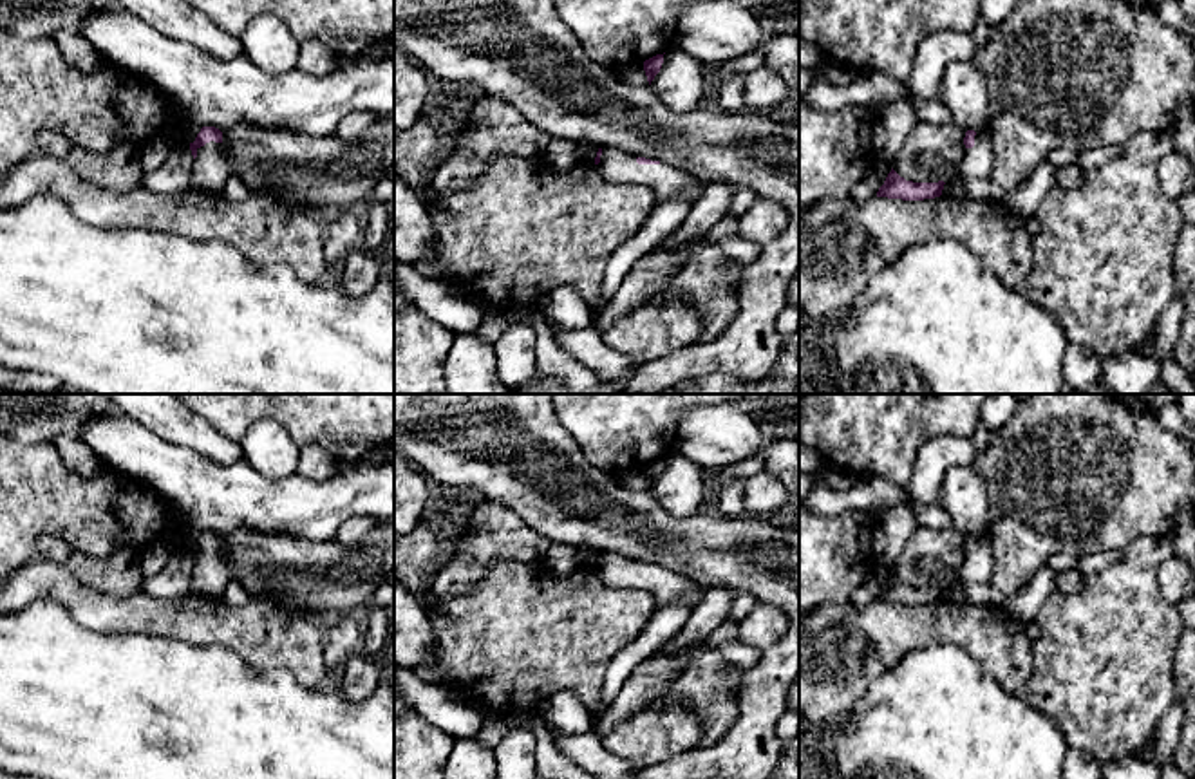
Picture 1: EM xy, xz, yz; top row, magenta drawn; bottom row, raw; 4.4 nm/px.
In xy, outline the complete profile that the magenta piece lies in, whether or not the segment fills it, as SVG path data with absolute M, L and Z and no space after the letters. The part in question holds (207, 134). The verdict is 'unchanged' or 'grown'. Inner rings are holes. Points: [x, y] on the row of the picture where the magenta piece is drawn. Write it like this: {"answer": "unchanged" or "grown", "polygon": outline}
{"answer": "grown", "polygon": "M202 127L195 141L190 143L193 155L192 188L221 193L231 175L231 163L222 154L222 132L215 127Z"}

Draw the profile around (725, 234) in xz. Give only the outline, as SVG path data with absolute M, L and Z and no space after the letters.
M727 213L701 237L705 242L721 248L738 266L748 266L759 258L763 246L741 237L739 219Z

